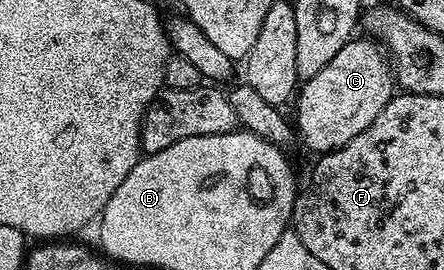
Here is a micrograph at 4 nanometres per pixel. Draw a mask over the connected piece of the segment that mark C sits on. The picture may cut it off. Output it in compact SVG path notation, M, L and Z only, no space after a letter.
M368 36L354 37L335 52L327 68L300 83L295 98L296 133L300 141L302 138L318 155L343 148L347 140L359 136L359 132L387 108L394 93L395 75L386 51Z

